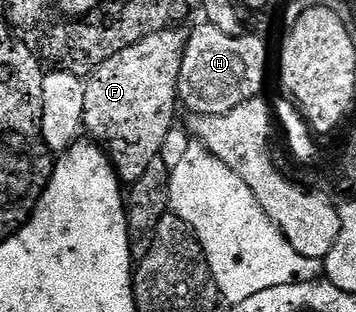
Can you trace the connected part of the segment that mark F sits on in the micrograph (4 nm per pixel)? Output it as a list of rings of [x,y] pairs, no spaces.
[[[161,27],[138,43],[118,51],[84,81],[83,128],[105,150],[117,177],[125,186],[142,179],[146,167],[163,153],[178,109],[178,75],[184,58],[185,30]]]

